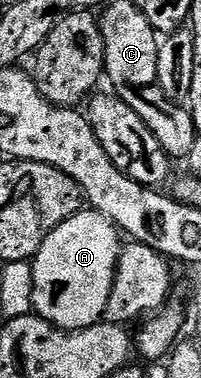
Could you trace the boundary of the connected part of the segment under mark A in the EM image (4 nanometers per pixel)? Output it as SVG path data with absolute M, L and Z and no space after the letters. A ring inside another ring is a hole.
M81 210L59 224L31 261L35 315L66 332L101 323L121 247L122 236L116 225L95 210Z

